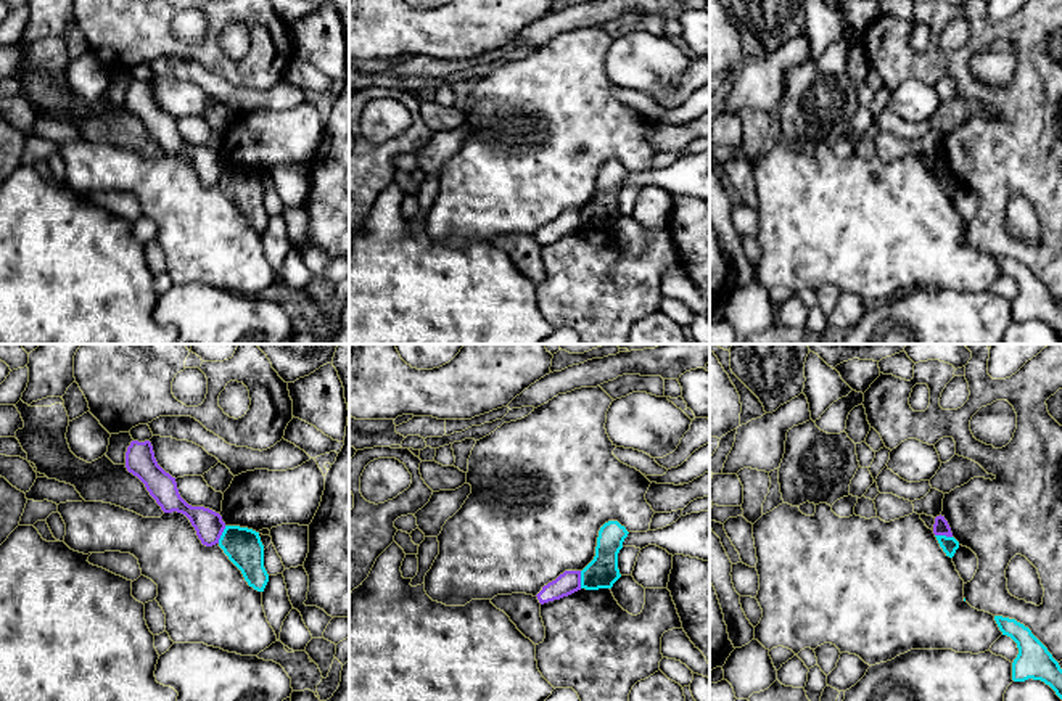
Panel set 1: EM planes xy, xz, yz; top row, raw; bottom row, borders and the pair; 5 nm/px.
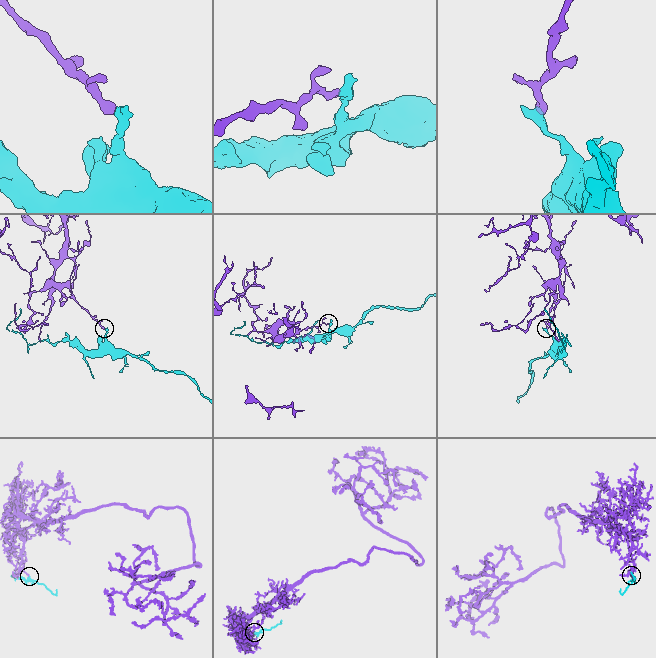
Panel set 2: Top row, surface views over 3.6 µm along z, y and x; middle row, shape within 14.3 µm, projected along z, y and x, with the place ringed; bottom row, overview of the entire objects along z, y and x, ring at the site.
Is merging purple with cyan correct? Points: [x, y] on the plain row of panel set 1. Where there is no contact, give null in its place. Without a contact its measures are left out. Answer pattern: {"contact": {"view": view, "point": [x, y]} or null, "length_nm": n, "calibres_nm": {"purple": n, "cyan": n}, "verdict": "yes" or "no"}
{"contact": {"view": "xy", "point": [221, 174]}, "length_nm": 100, "calibres_nm": {"purple": 140, "cyan": 190}, "verdict": "no"}

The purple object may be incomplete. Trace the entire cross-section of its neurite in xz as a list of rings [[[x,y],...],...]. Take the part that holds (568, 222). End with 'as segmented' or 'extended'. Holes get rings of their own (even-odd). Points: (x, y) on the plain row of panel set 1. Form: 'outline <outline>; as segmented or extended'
outline [[[565,211],[555,220],[544,225],[536,236],[539,243],[544,244],[568,236],[578,230],[581,230],[581,211]]]; as segmented

